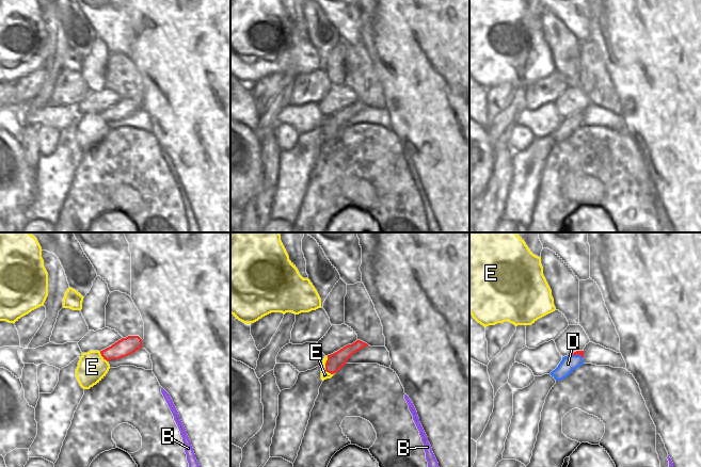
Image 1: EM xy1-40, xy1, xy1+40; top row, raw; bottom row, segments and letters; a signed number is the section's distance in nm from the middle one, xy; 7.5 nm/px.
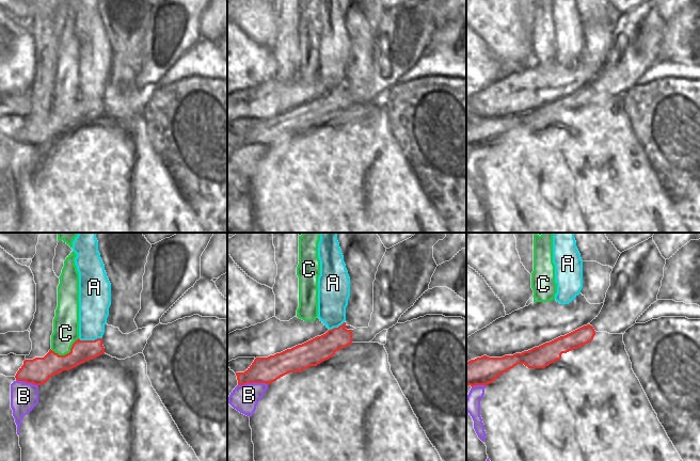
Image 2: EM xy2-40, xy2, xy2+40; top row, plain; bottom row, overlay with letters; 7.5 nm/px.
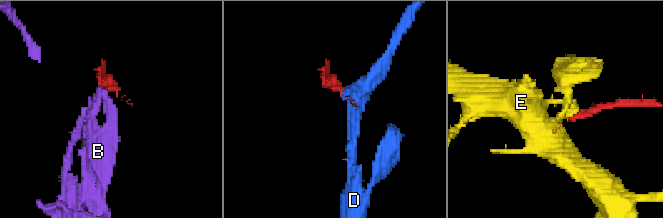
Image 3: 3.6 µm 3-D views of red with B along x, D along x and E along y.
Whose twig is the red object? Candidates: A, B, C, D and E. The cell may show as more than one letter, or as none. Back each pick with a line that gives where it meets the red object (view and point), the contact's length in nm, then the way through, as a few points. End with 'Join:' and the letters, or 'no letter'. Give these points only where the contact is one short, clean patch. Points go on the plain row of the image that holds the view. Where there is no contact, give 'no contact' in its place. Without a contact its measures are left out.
Join: no letter

